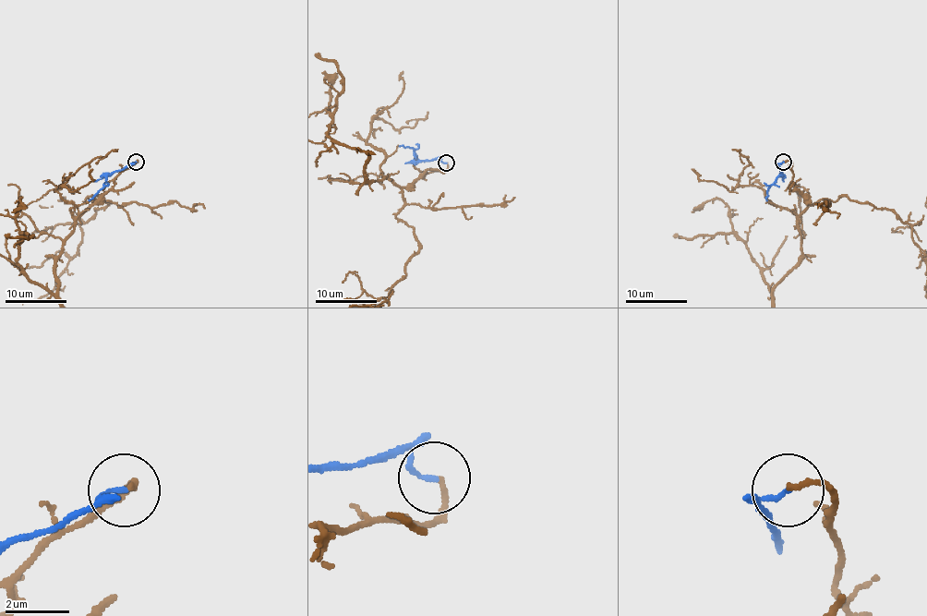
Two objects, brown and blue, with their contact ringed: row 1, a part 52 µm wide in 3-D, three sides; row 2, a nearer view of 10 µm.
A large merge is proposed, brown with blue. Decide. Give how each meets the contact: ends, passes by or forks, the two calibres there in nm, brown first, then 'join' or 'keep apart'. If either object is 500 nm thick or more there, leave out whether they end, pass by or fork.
brown ends | blue ends | 160/150 nm | keep apart

